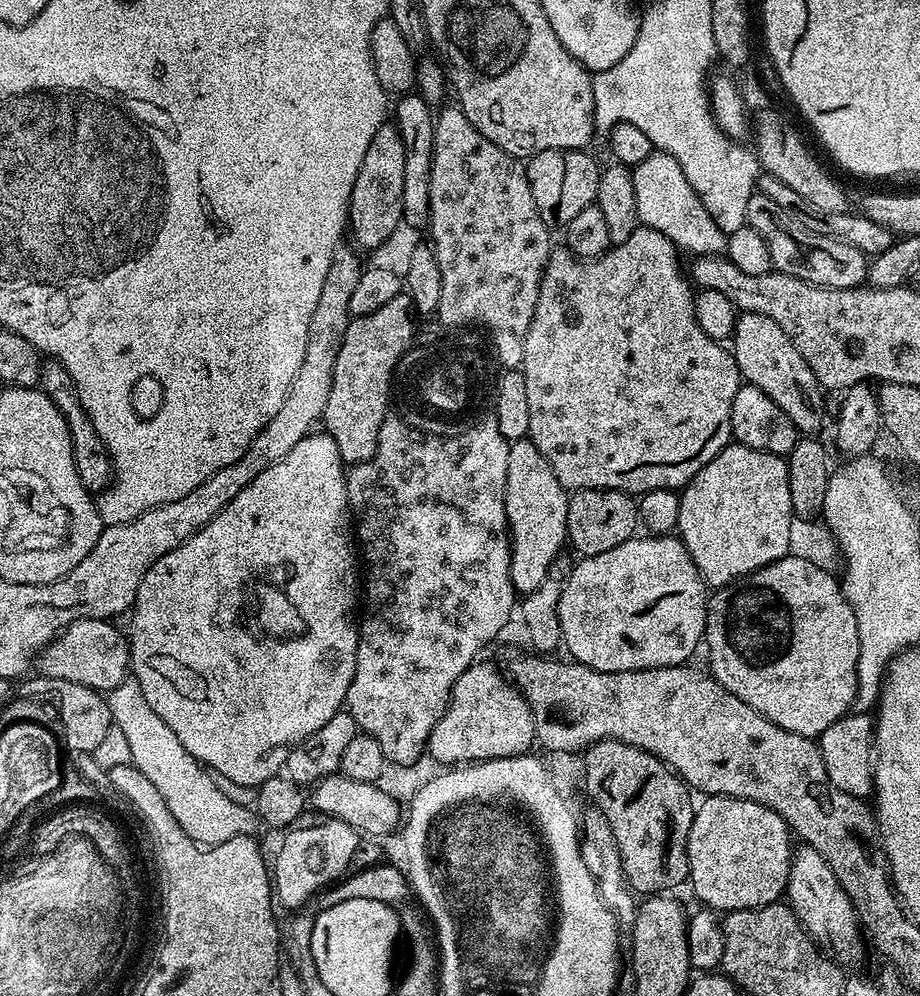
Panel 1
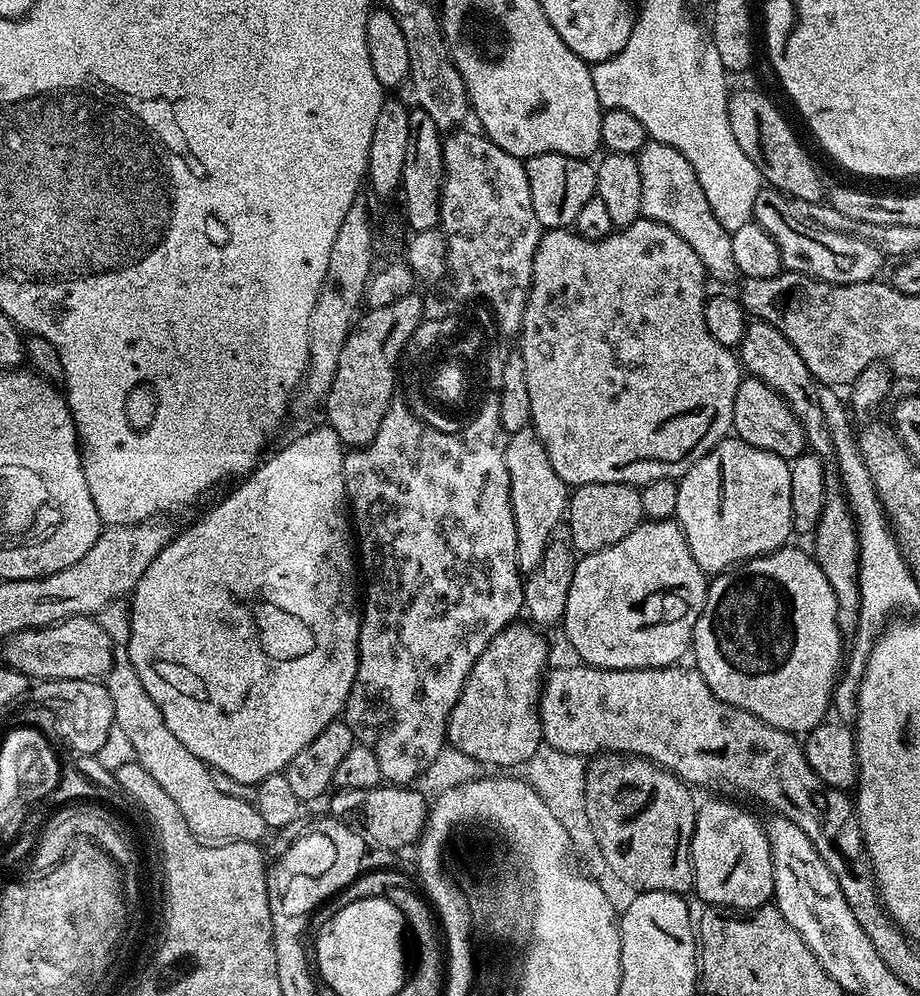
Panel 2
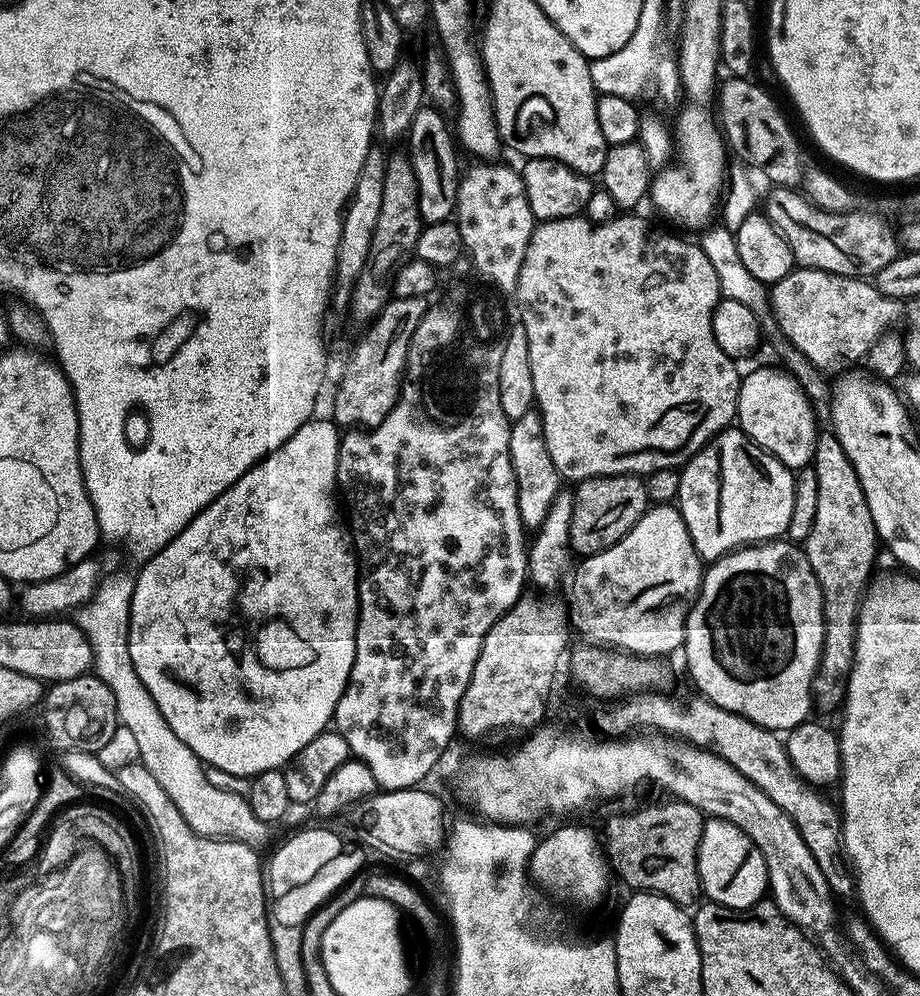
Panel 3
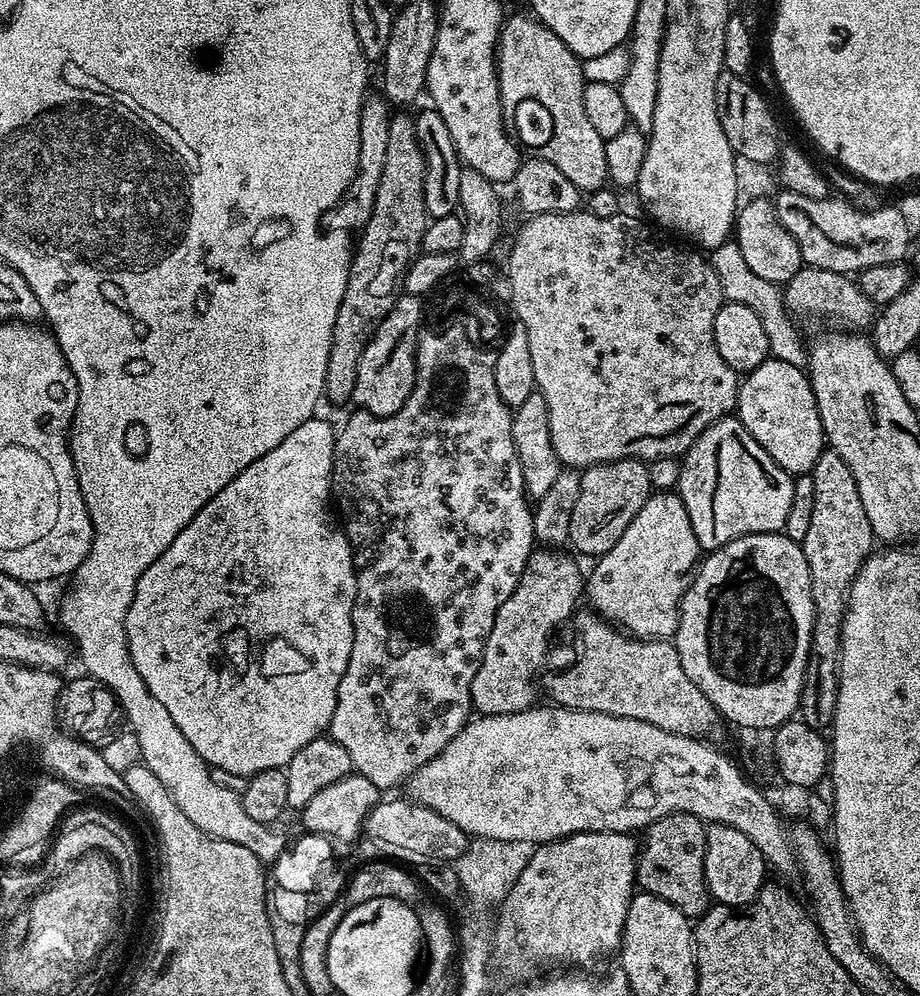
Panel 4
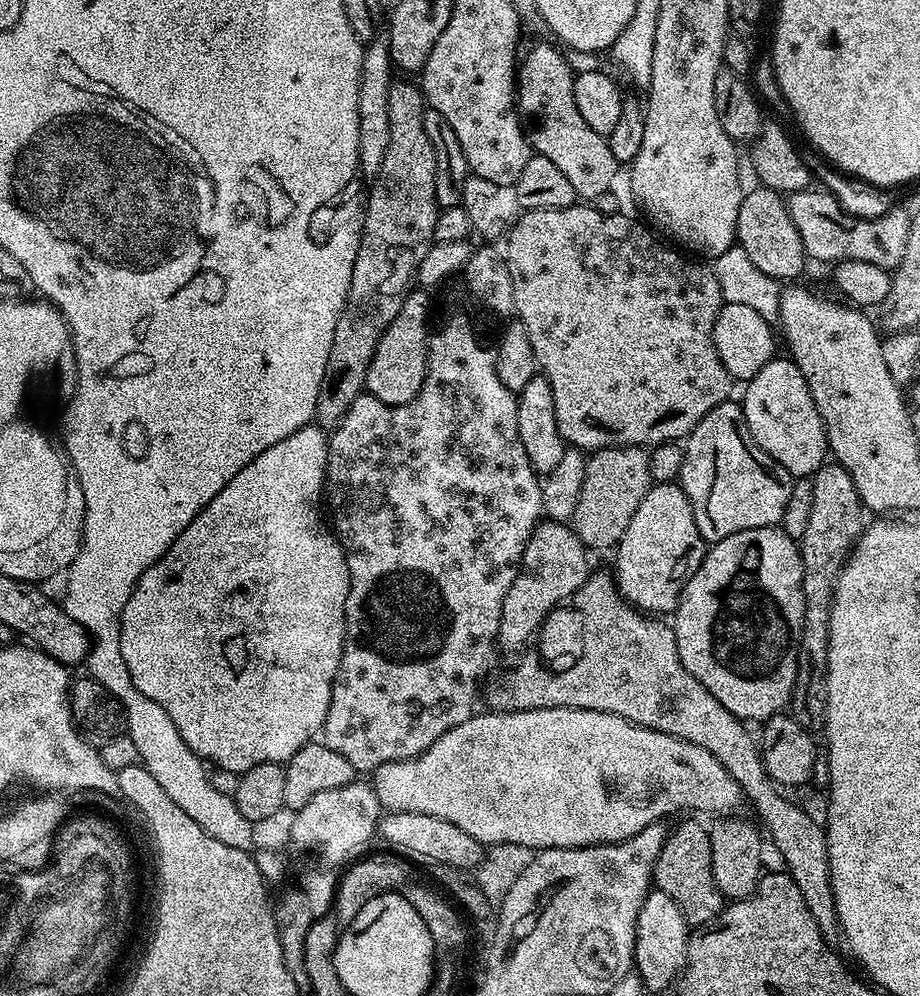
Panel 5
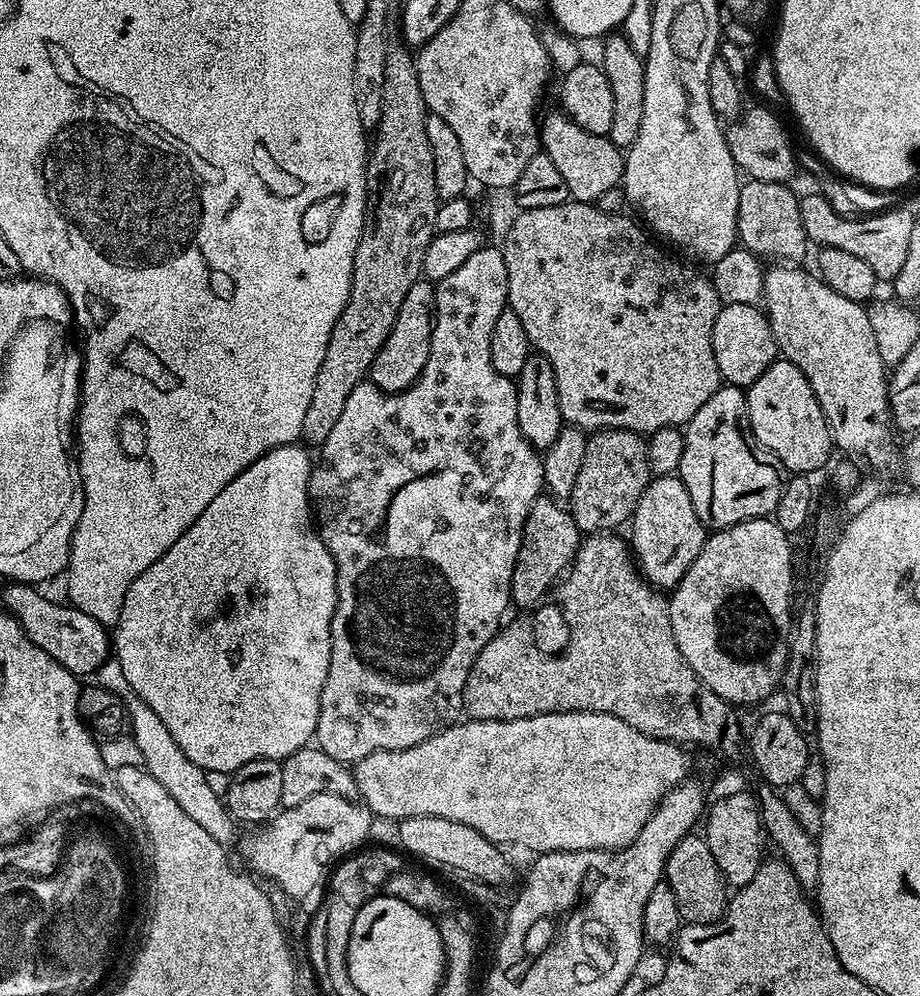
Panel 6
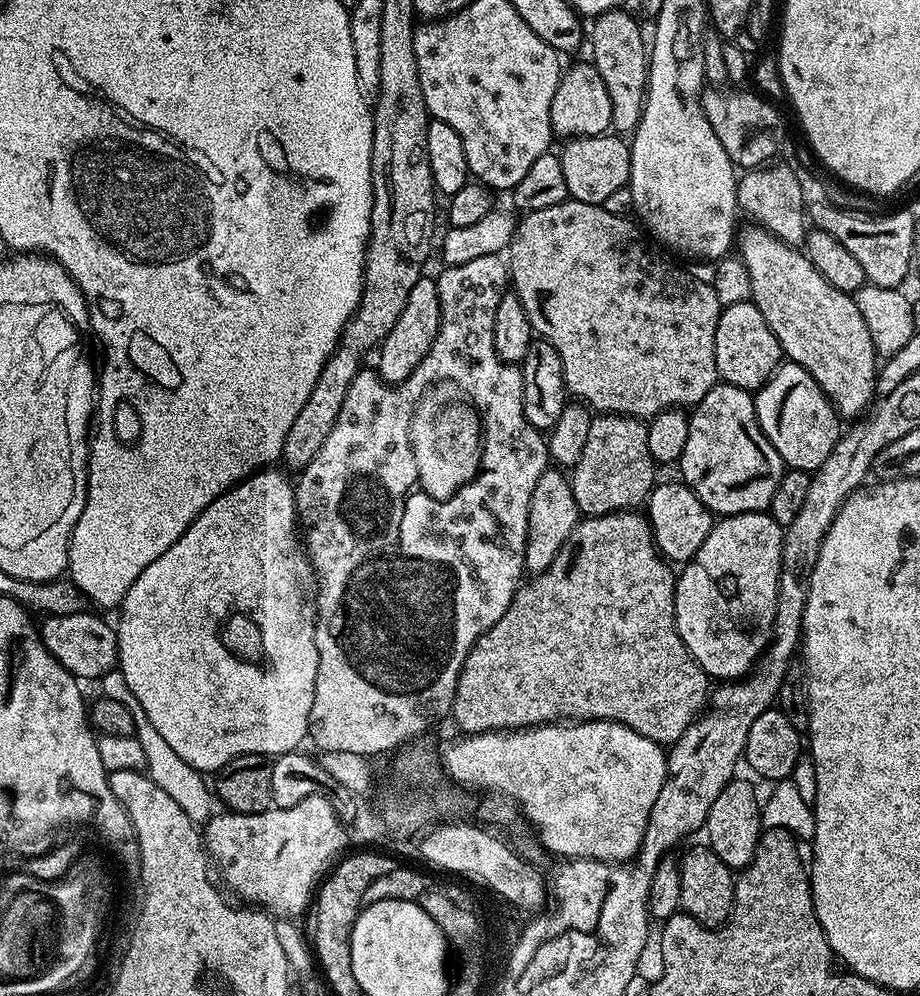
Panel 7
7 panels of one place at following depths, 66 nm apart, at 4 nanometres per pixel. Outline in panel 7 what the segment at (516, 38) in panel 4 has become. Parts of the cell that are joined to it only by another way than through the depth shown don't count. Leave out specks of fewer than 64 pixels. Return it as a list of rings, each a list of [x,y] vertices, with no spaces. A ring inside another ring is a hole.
[[[616,134],[578,136],[569,139],[564,149],[559,149],[562,174],[566,178],[566,190],[571,199],[603,206],[610,194],[628,186],[632,150],[625,141],[623,144],[620,140],[623,139]]]

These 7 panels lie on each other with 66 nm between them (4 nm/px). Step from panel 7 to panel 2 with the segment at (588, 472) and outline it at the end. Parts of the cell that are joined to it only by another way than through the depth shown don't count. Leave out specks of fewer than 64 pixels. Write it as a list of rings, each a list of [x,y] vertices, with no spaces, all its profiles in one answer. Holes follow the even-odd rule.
[[[618,482],[581,484],[571,489],[566,509],[566,526],[572,535],[577,553],[601,552],[626,538],[630,530],[645,519],[640,488]]]

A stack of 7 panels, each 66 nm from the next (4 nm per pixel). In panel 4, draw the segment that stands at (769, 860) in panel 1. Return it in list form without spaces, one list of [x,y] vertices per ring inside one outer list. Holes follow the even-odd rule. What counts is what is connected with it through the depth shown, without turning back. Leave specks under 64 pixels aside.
[[[713,824],[708,828],[704,869],[709,897],[715,903],[726,904],[733,910],[754,900],[766,883],[766,865],[758,846],[754,846],[742,830],[734,830],[728,824]]]

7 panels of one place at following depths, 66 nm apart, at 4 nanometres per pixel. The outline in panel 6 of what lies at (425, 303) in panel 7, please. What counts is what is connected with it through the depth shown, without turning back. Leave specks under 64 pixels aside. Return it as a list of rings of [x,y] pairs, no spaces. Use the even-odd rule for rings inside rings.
[[[423,278],[416,280],[414,286],[406,290],[406,298],[402,298],[402,310],[398,310],[398,318],[394,318],[394,326],[390,334],[386,334],[386,342],[382,342],[378,354],[372,359],[371,383],[377,384],[383,392],[405,392],[420,377],[430,354],[435,311],[436,290],[433,281]]]

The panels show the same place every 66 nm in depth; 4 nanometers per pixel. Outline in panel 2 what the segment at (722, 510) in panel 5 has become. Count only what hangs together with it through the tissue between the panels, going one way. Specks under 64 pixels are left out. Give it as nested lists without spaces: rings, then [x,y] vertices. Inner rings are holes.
[[[725,438],[717,442],[714,450],[710,450],[702,458],[698,458],[698,462],[694,462],[694,466],[690,466],[690,470],[686,470],[686,474],[680,477],[678,481],[678,506],[674,519],[684,532],[686,542],[690,546],[690,554],[694,554],[694,562],[698,562],[698,566],[704,573],[719,574],[726,572],[728,569],[736,567],[737,564],[744,563],[745,560],[753,560],[755,556],[766,556],[769,552],[777,552],[779,548],[785,547],[791,541],[788,539],[793,539],[792,511],[790,510],[790,470],[788,465],[789,461],[783,460],[778,454],[770,454],[758,446],[750,446],[750,442],[739,438]]]

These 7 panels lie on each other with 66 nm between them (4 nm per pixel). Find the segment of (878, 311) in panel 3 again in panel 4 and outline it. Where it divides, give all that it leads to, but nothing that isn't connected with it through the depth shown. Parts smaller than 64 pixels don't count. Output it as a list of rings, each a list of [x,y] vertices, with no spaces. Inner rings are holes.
[[[801,266],[798,274],[794,274],[794,278],[783,285],[783,289],[784,305],[793,317],[825,320],[828,323],[825,325],[835,326],[840,330],[867,329],[878,312],[877,305],[872,304],[866,294],[862,294],[859,283],[851,275],[834,270]]]

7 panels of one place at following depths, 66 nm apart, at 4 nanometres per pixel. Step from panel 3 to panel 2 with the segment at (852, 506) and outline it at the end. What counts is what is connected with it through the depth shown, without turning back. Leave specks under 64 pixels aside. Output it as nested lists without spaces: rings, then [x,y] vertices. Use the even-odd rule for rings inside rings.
[[[763,322],[749,323],[738,346],[738,359],[749,377],[770,386],[790,406],[792,413],[800,419],[807,447],[825,458],[831,457],[834,432],[826,426],[826,417],[822,415],[822,405],[818,402],[818,382],[810,370],[806,370],[806,362],[802,362],[798,350],[790,346],[788,339],[774,326]],[[829,495],[826,508],[814,533],[816,549],[814,555],[822,574],[830,582],[834,596],[838,598],[838,622],[845,637],[855,637],[860,621],[860,533],[856,530],[856,519],[843,495]]]

